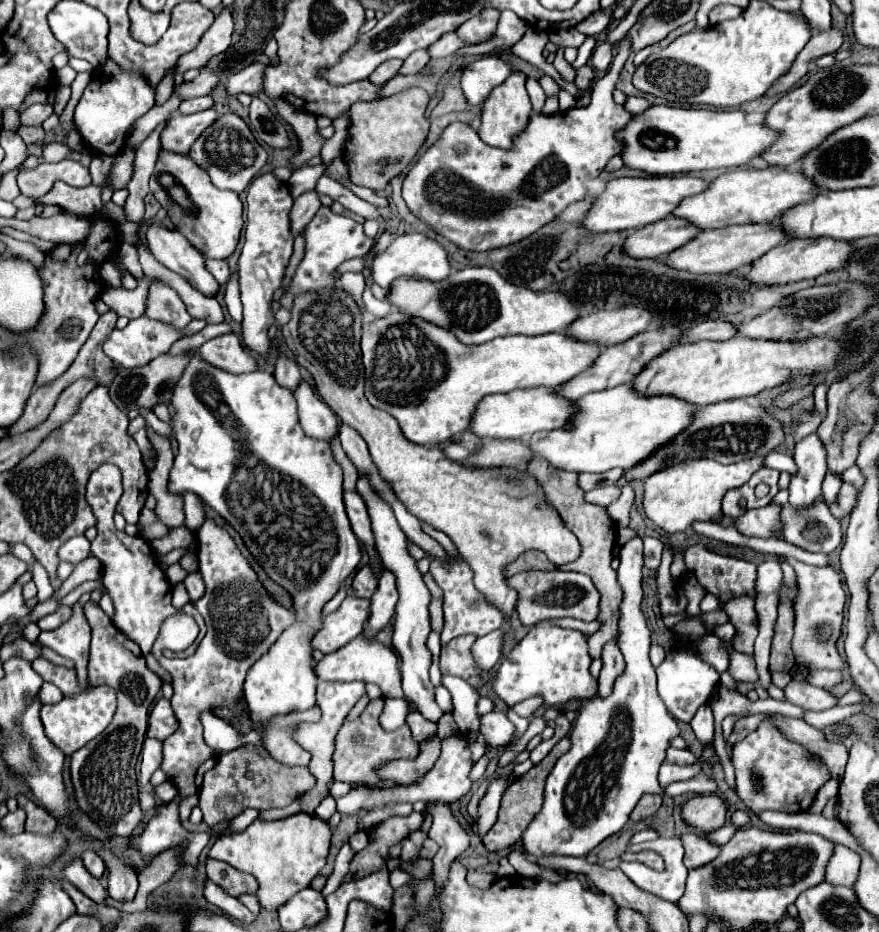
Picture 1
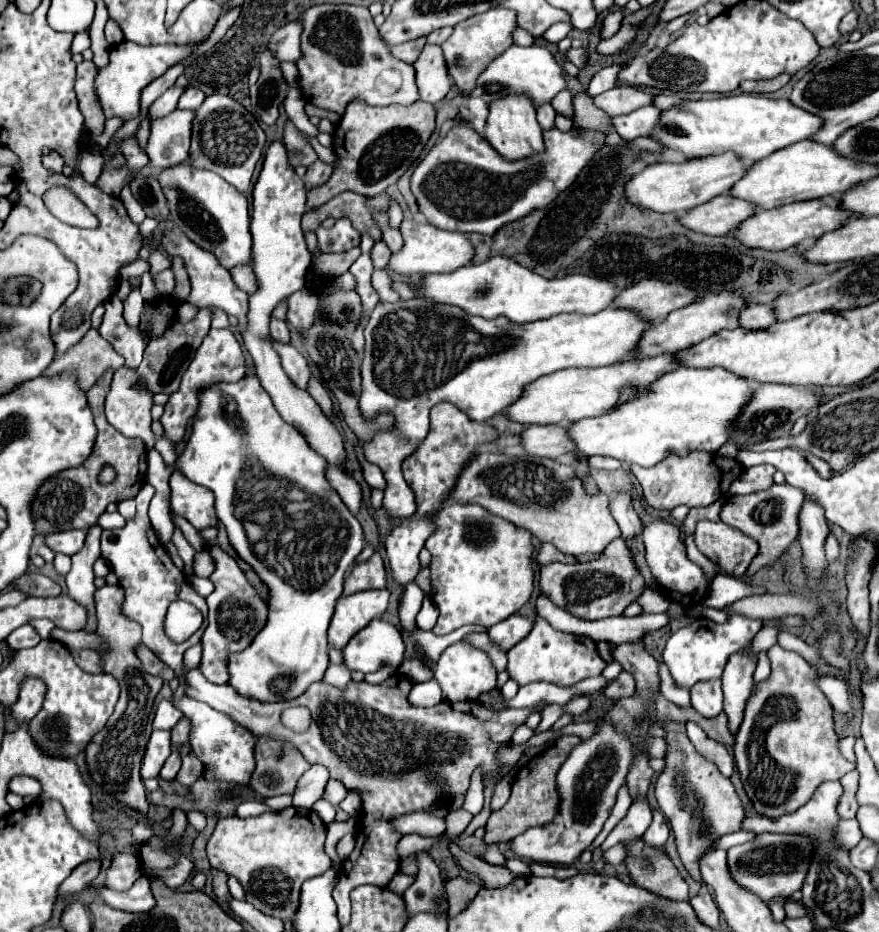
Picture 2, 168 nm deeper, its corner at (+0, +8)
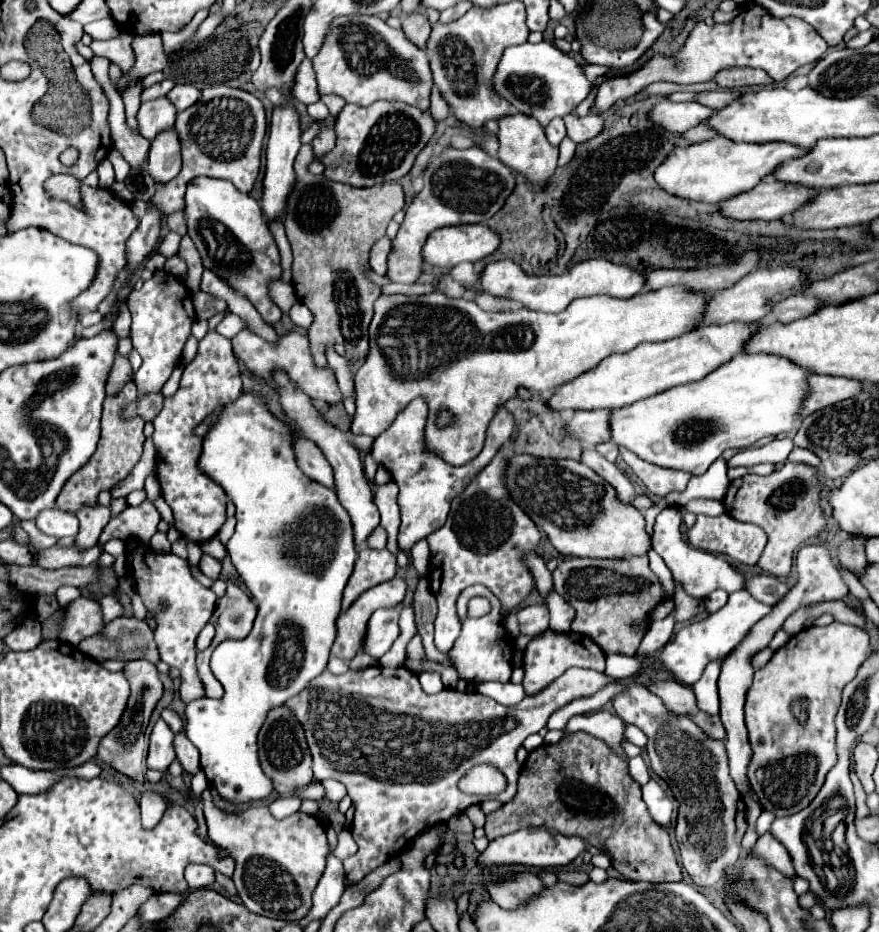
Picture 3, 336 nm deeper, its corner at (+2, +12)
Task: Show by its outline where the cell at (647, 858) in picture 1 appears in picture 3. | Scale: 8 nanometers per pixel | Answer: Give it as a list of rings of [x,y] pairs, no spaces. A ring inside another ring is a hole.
[[[651,778],[645,786],[643,786],[643,800],[651,812],[651,816],[659,822],[669,826],[671,824],[671,816],[673,816],[673,802],[669,800],[667,792],[661,788],[661,784]]]

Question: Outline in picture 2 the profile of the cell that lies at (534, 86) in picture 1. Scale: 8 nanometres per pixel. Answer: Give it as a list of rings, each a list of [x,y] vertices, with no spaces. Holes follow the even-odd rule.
[[[549,102],[547,104],[541,104],[537,108],[537,120],[539,120],[539,124],[541,124],[543,130],[555,126],[555,122],[553,122],[555,120],[555,110],[553,110],[553,106]]]

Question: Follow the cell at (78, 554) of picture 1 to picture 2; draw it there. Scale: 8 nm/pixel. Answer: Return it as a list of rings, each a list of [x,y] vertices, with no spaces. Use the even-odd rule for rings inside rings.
[[[71,530],[71,532],[47,536],[45,544],[47,544],[53,552],[61,552],[61,554],[73,556],[75,552],[79,552],[79,548],[83,548],[85,536],[87,536],[85,530]]]

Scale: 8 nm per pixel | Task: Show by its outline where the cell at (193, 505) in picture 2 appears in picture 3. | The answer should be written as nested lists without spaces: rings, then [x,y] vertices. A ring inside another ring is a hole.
[[[209,332],[199,342],[195,360],[185,366],[179,390],[173,396],[165,398],[163,410],[153,420],[153,444],[157,450],[155,476],[161,486],[161,496],[173,510],[173,524],[185,540],[197,544],[211,540],[227,520],[227,494],[215,480],[211,480],[207,474],[199,470],[197,462],[201,456],[203,438],[197,436],[193,430],[211,412],[225,408],[227,404],[235,402],[241,394],[241,372],[237,360],[233,360],[231,340],[217,336],[217,332]]]

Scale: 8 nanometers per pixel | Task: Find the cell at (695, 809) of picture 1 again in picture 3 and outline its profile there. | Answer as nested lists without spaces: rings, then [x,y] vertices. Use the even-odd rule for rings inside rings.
[[[631,684],[629,690],[613,700],[615,712],[621,720],[635,724],[647,734],[647,754],[651,758],[651,768],[655,774],[659,774],[663,780],[667,780],[671,792],[679,800],[679,818],[677,818],[677,842],[681,850],[681,864],[693,878],[697,886],[717,886],[729,866],[733,866],[741,856],[741,838],[747,830],[745,822],[745,804],[741,794],[737,792],[727,766],[727,754],[725,754],[725,742],[715,740],[707,736],[691,718],[679,716],[679,714],[667,714],[671,710],[665,708],[663,700],[651,694],[645,686]]]

